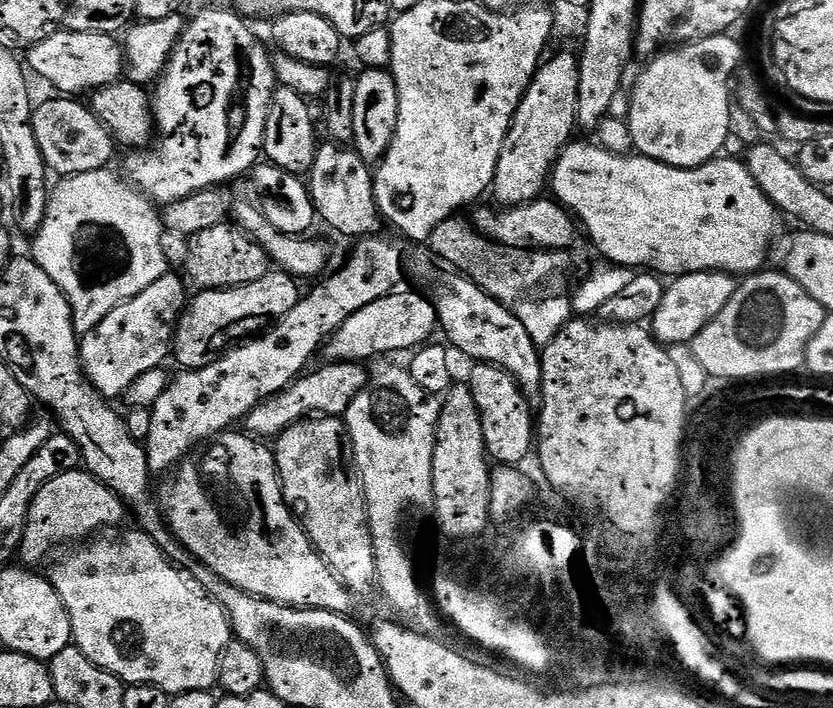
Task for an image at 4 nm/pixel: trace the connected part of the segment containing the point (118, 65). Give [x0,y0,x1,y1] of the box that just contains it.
[26,31,124,94]

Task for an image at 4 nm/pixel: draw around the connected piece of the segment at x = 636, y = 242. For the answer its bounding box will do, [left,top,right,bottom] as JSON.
[550,142,778,278]

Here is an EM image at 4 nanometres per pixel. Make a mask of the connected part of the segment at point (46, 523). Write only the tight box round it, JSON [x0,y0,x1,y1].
[19,470,126,566]

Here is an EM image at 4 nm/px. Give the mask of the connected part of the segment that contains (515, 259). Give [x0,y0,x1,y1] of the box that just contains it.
[431,219,574,350]

